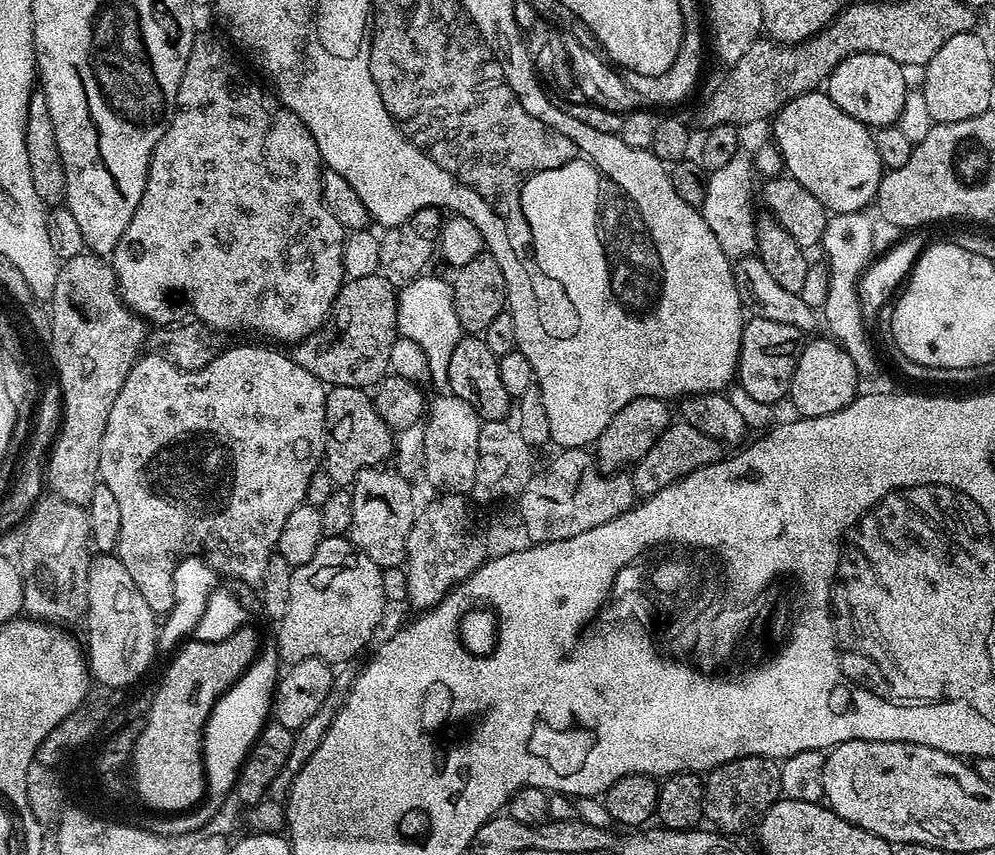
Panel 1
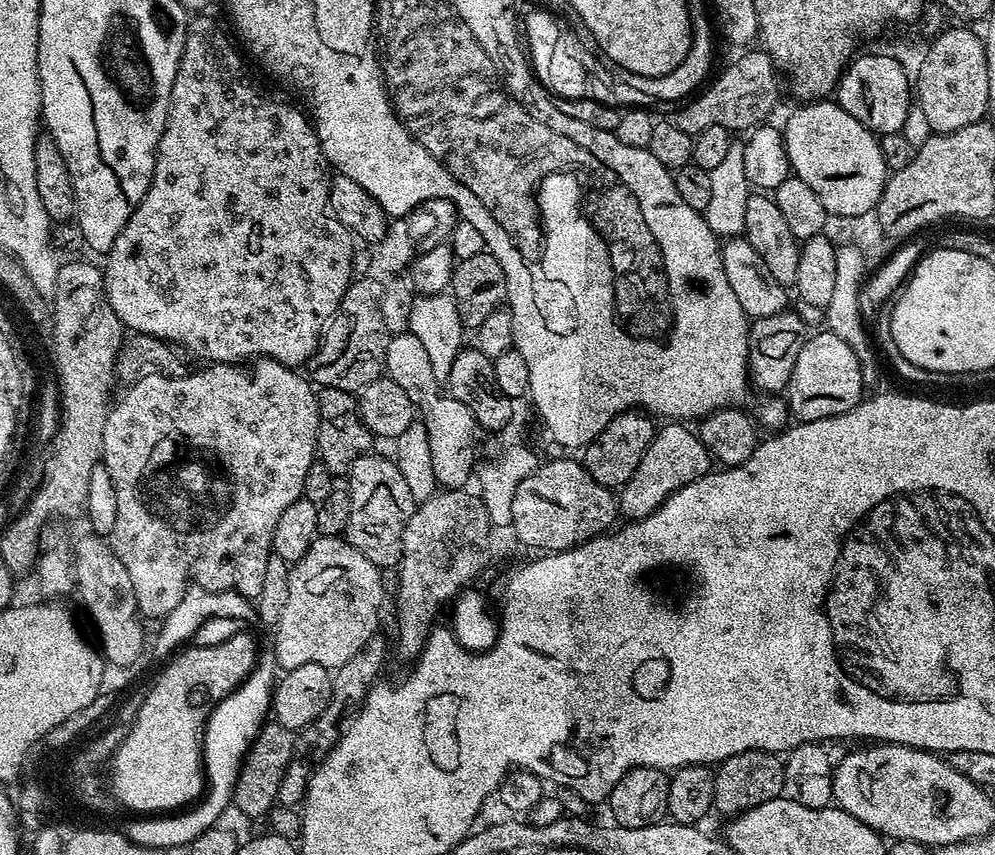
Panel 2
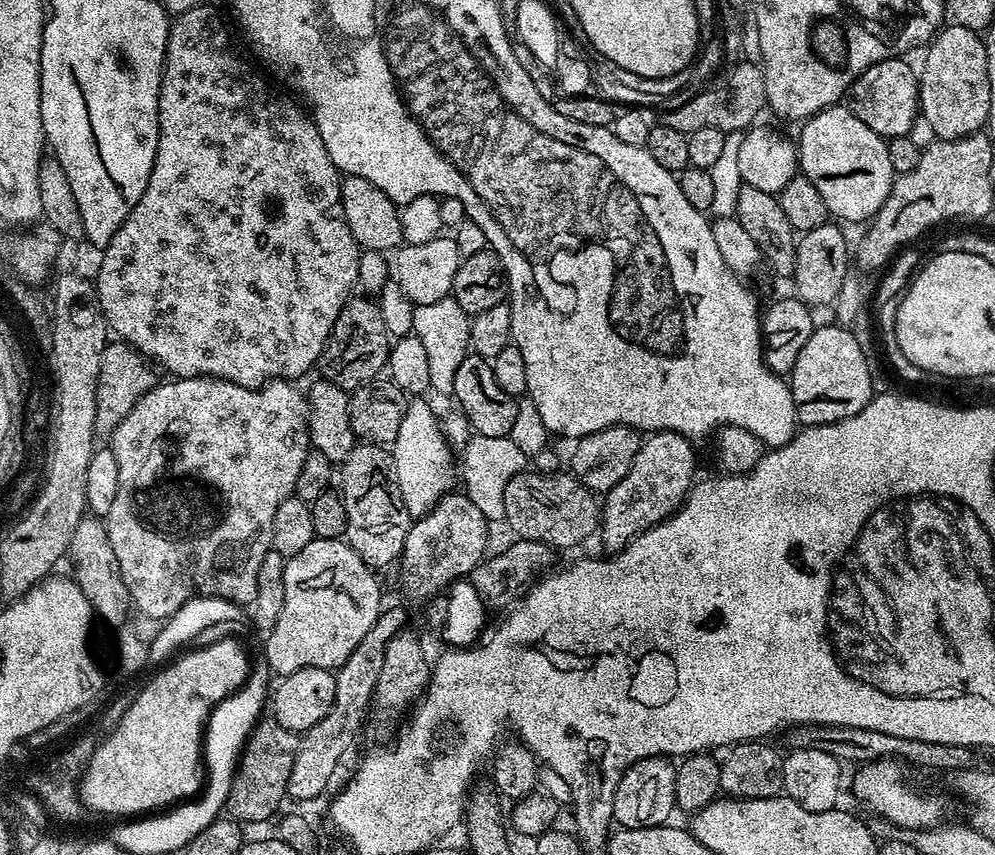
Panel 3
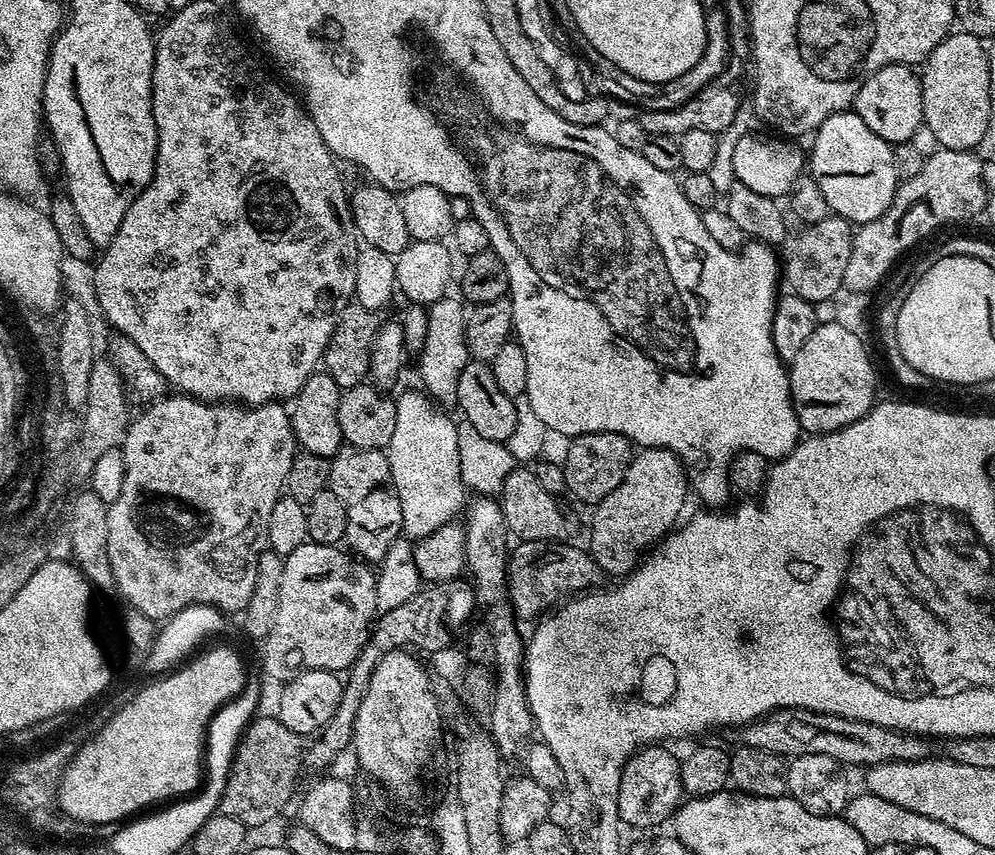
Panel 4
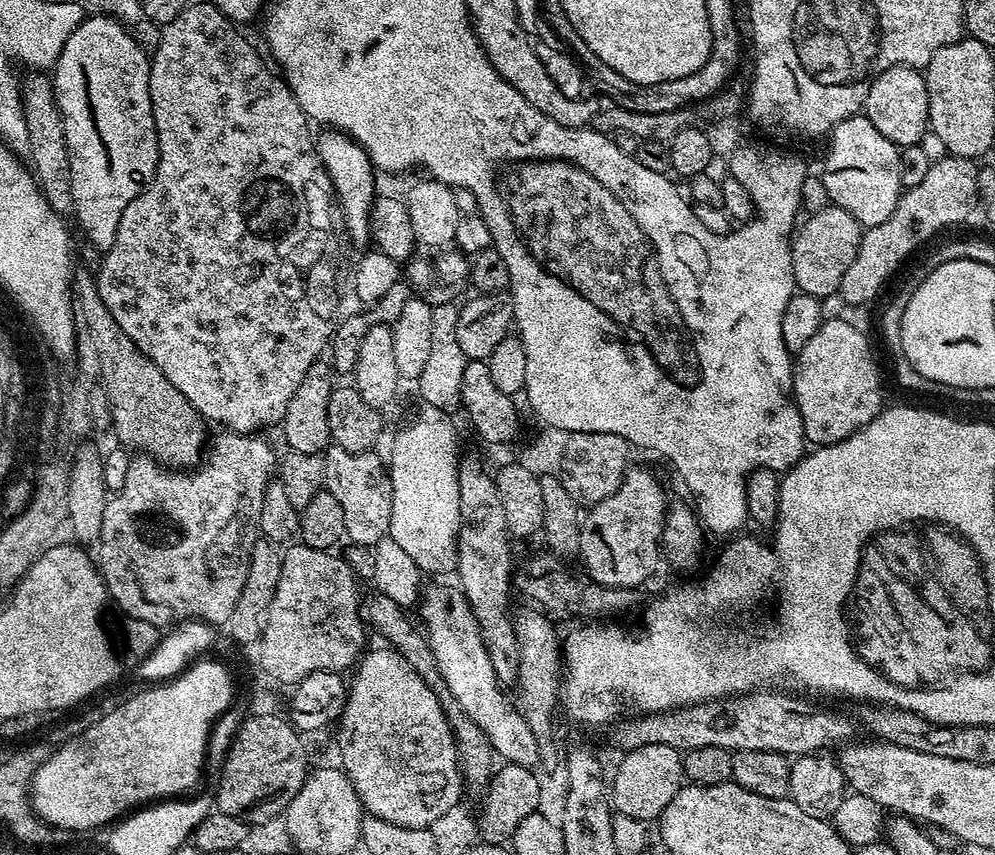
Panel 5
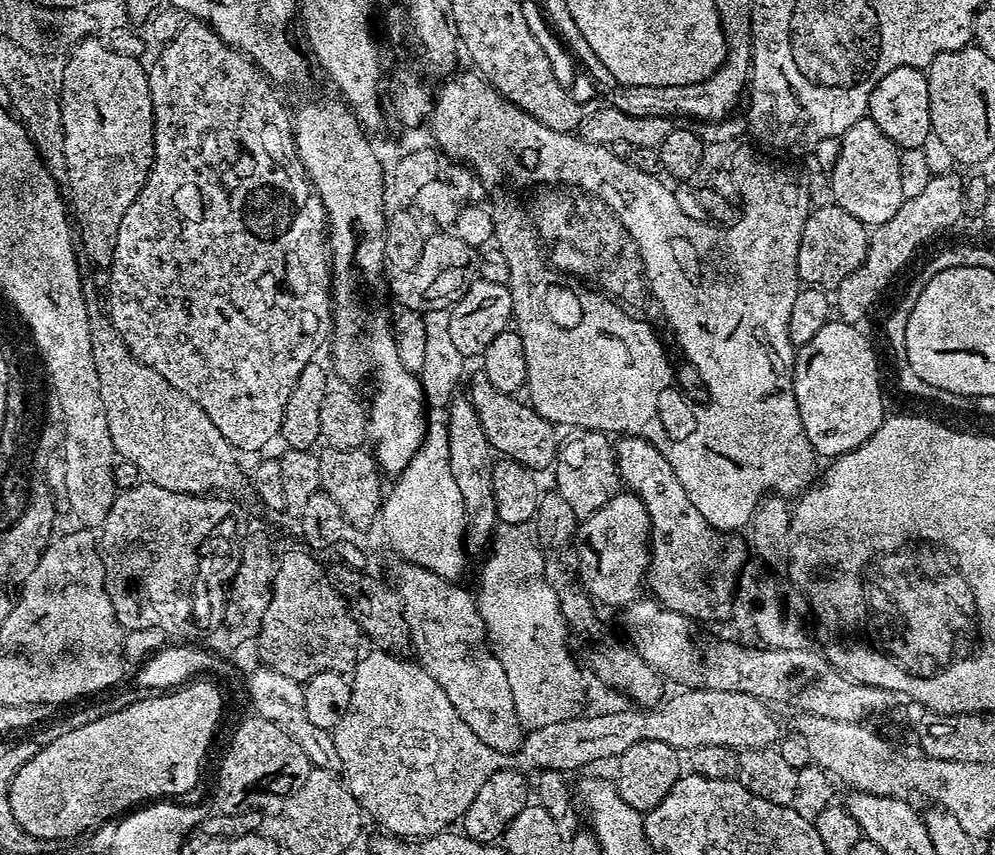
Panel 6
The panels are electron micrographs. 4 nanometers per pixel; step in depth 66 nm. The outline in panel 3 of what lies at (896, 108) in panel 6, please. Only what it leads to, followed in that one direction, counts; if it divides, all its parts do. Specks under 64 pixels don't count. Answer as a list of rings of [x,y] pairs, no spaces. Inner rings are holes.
[[[893,58],[870,66],[852,83],[846,97],[847,107],[852,109],[853,114],[866,122],[870,130],[885,138],[906,136],[920,111],[918,72],[906,61],[904,58]]]

